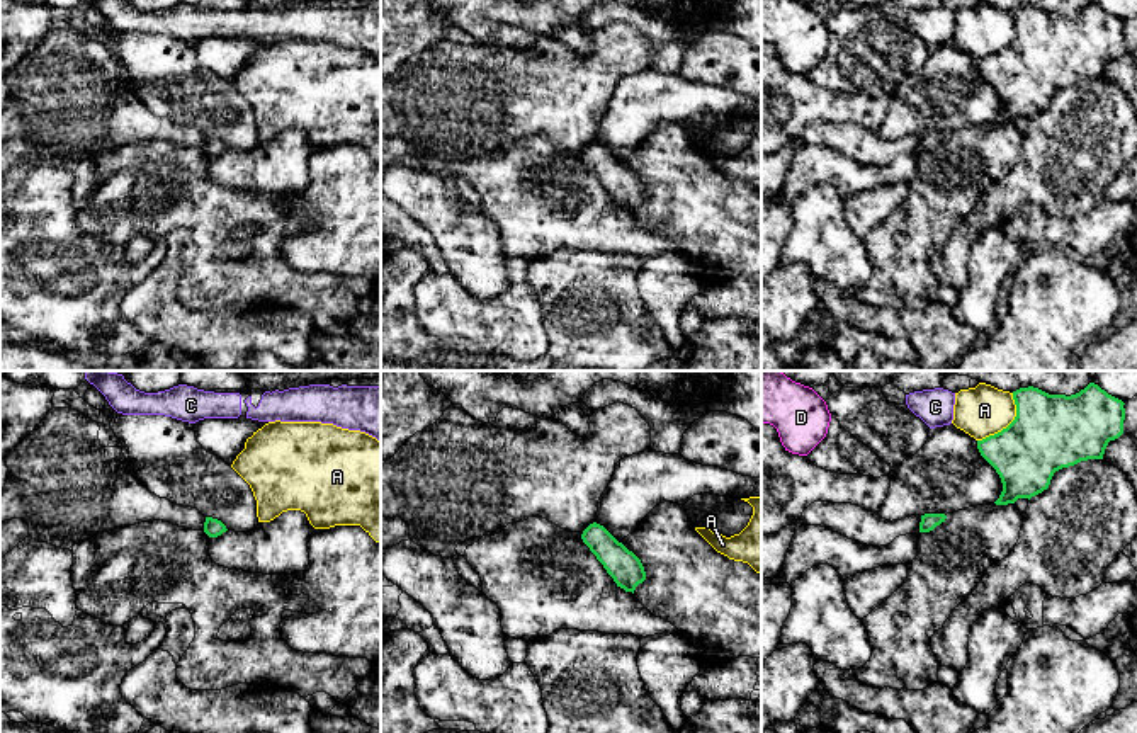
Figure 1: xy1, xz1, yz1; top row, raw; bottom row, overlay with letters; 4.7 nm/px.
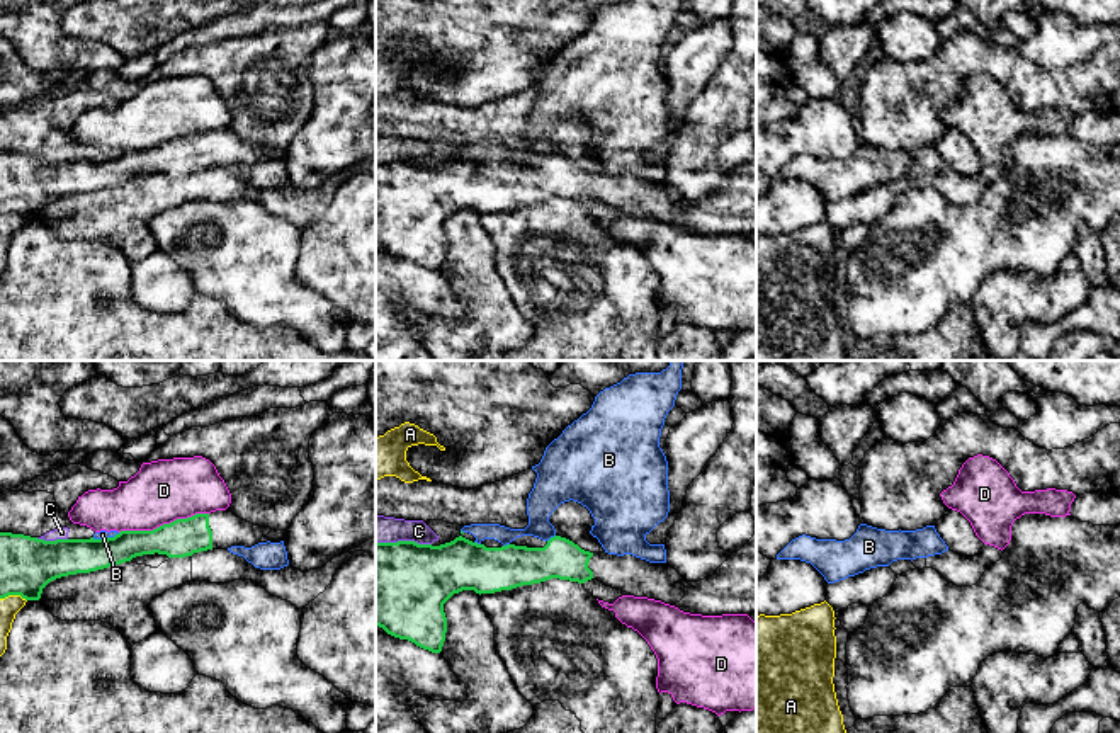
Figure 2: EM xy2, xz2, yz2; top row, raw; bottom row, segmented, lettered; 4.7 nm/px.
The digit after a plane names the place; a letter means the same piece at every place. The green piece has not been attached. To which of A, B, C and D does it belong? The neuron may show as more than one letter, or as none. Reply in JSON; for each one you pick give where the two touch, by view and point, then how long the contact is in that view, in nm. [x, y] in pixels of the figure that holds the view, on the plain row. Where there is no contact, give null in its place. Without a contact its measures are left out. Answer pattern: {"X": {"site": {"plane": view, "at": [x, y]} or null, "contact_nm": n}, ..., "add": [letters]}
{"add": []}

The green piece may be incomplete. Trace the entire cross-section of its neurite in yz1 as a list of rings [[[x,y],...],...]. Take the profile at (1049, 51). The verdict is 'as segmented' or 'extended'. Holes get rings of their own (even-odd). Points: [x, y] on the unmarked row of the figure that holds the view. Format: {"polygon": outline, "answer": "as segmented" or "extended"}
{"polygon": [[[1095,2],[1071,15],[1020,7],[1013,19],[1015,39],[977,60],[1003,102],[996,124],[1030,119],[1049,107],[1055,90],[1103,78],[1108,61],[1123,53],[1125,22]]], "answer": "as segmented"}

